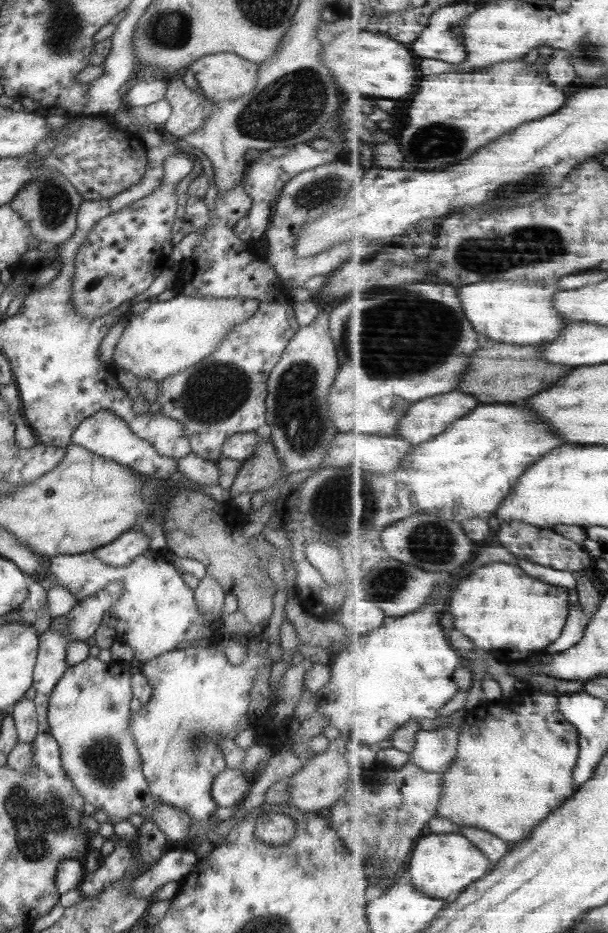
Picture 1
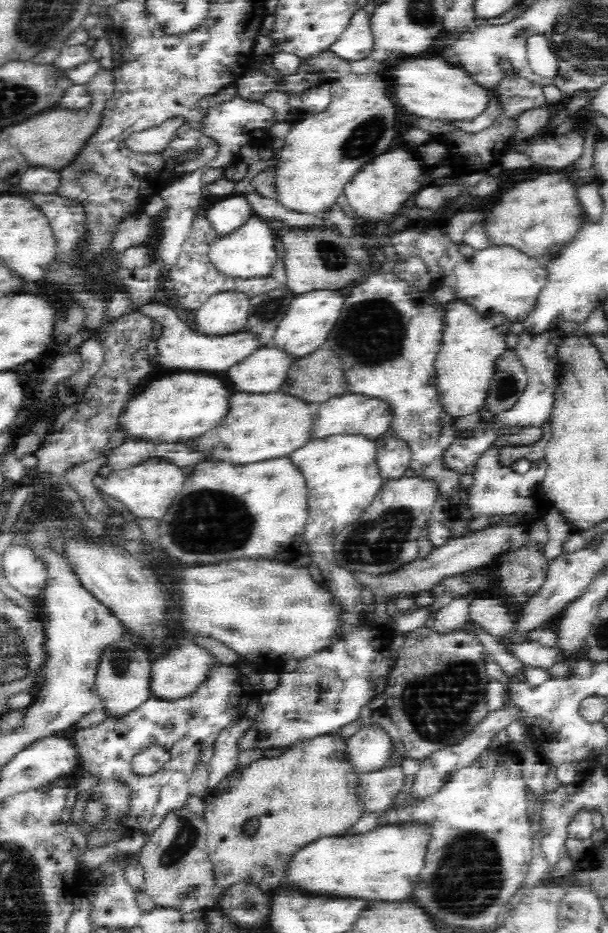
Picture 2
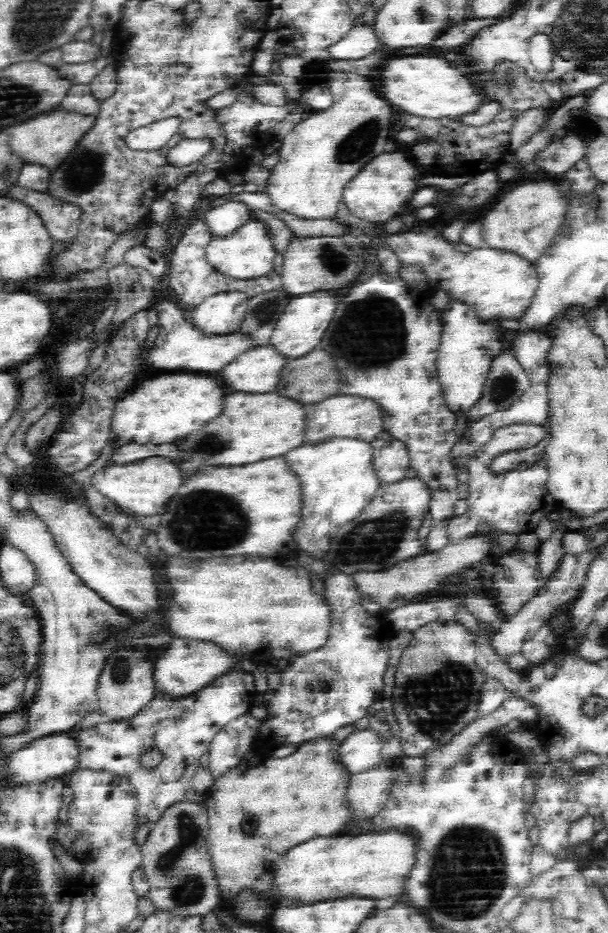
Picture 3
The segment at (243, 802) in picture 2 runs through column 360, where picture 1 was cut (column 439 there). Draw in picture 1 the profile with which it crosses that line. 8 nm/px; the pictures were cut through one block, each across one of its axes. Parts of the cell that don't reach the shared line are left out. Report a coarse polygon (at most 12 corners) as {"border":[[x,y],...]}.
{"border":[[560,698],[466,712],[439,817],[511,845],[575,794]]}

